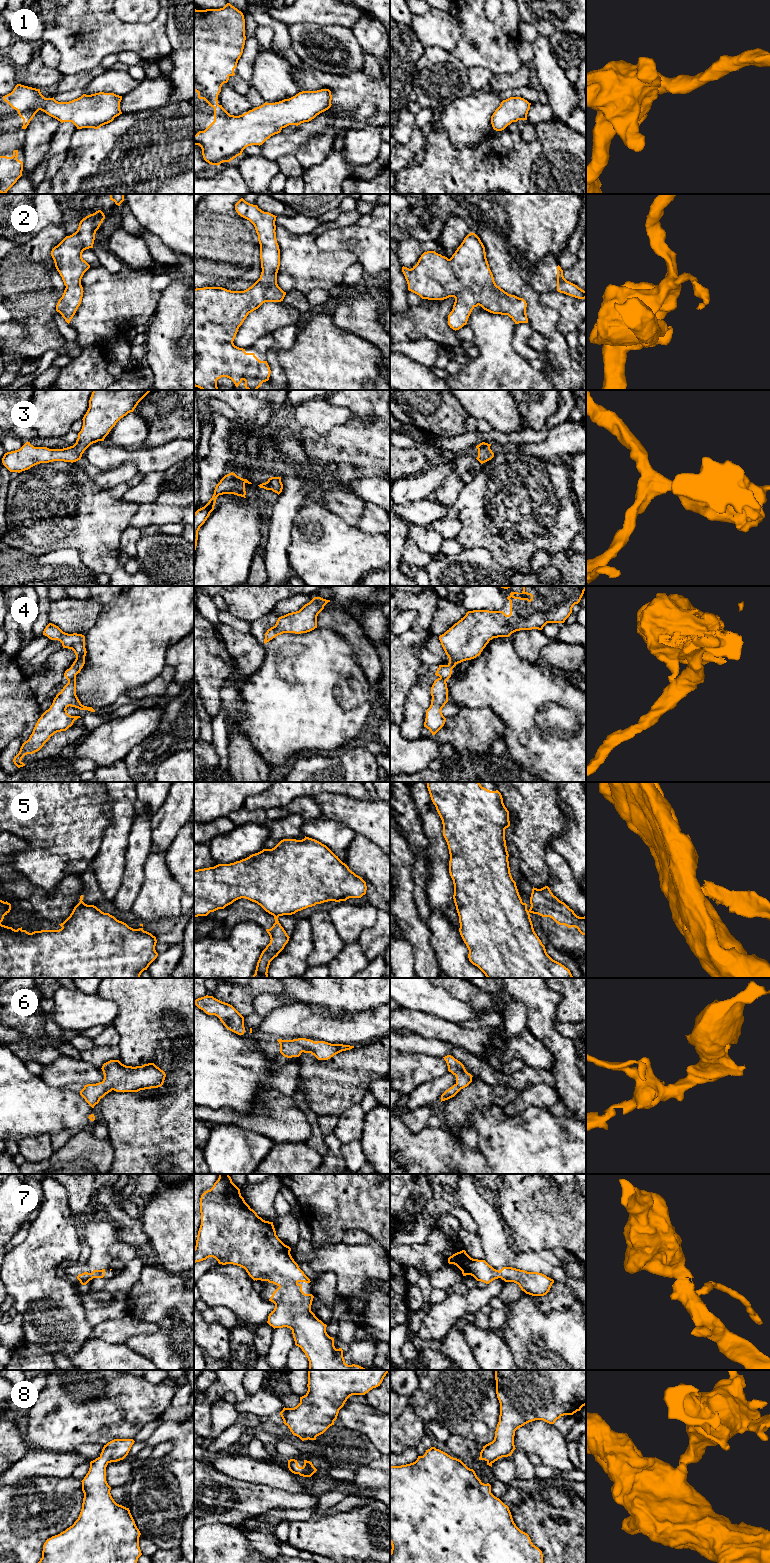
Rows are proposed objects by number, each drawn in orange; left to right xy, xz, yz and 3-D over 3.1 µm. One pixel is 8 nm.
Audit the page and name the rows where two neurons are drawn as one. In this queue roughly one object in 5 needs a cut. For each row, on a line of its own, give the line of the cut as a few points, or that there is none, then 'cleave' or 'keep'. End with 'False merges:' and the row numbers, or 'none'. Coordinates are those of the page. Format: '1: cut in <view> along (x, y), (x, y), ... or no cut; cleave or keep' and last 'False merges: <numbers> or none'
1: no cut; keep
2: no cut; keep
3: no cut; keep
4: cut in xy along (75, 676), (68, 682); cleave
5: cut in xz along (274, 915), (277, 917); cleave
6: no cut; keep
7: no cut; keep
8: no cut; keep
False merges: 4, 5

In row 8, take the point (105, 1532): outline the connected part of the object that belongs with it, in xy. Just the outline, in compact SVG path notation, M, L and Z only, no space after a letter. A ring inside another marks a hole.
M114 1439L104 1445L98 1458L90 1462L90 1468L82 1482L84 1493L82 1509L72 1526L47 1539L43 1545L42 1558L38 1563L137 1563L142 1555L139 1547L141 1535L129 1508L117 1504L111 1496L111 1487L106 1481L106 1467L111 1462L123 1460L129 1453L133 1439Z

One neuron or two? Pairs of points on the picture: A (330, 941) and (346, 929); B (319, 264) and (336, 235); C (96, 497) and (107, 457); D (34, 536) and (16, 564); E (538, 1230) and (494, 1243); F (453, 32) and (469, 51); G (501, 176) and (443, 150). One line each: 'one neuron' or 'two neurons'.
A: two neurons
B: two neurons
C: two neurons
D: two neurons
E: two neurons
F: two neurons
G: one neuron

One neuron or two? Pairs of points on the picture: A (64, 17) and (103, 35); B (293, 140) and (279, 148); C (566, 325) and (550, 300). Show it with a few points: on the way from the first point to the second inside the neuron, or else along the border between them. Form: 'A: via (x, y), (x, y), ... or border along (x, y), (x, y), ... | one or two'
A: via (74, 25), (80, 25), (83, 28), (93, 28) | one
B: via (290, 143), (282, 145) | one
C: via (566, 318), (566, 313), (557, 304) | one

